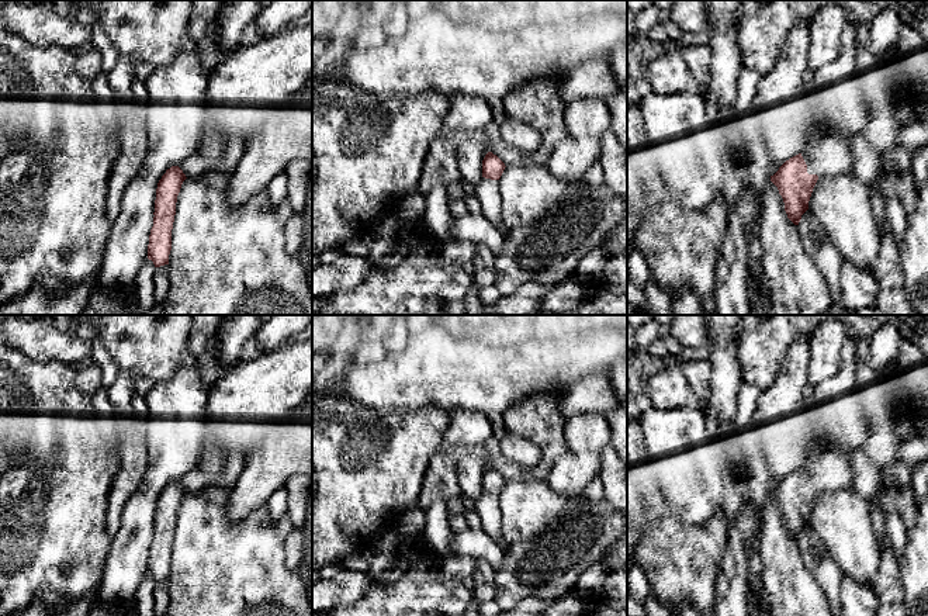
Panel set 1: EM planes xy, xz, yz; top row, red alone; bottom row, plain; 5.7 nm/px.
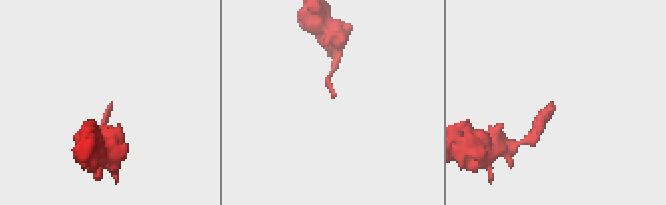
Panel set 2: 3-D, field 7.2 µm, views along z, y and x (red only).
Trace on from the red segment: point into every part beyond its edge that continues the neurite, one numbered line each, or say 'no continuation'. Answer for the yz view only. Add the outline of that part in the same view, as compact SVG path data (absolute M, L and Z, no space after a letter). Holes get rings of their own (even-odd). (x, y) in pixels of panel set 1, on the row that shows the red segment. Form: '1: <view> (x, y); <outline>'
1: yz (827, 154); M814 124L808 145L801 150L808 174L830 176L851 172L852 138L837 135L828 124Z

